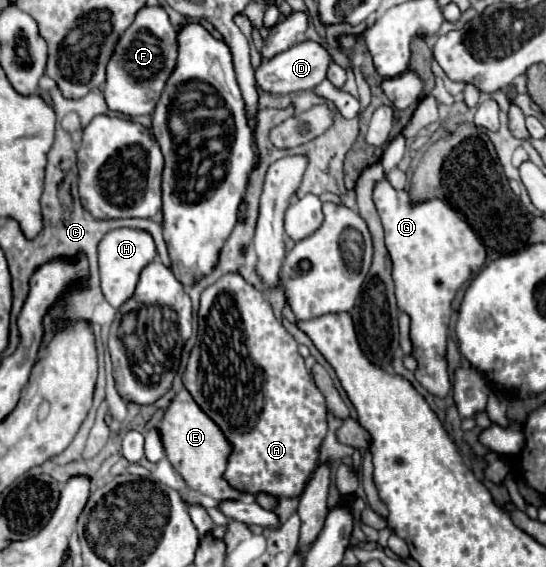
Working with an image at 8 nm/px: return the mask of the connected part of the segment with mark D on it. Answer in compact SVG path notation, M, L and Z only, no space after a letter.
M301 41L293 45L291 49L279 53L277 57L263 61L259 69L255 71L255 79L257 79L257 85L267 93L285 95L285 93L295 93L295 91L307 91L307 89L317 87L325 79L329 61L331 61L331 55L319 43Z

